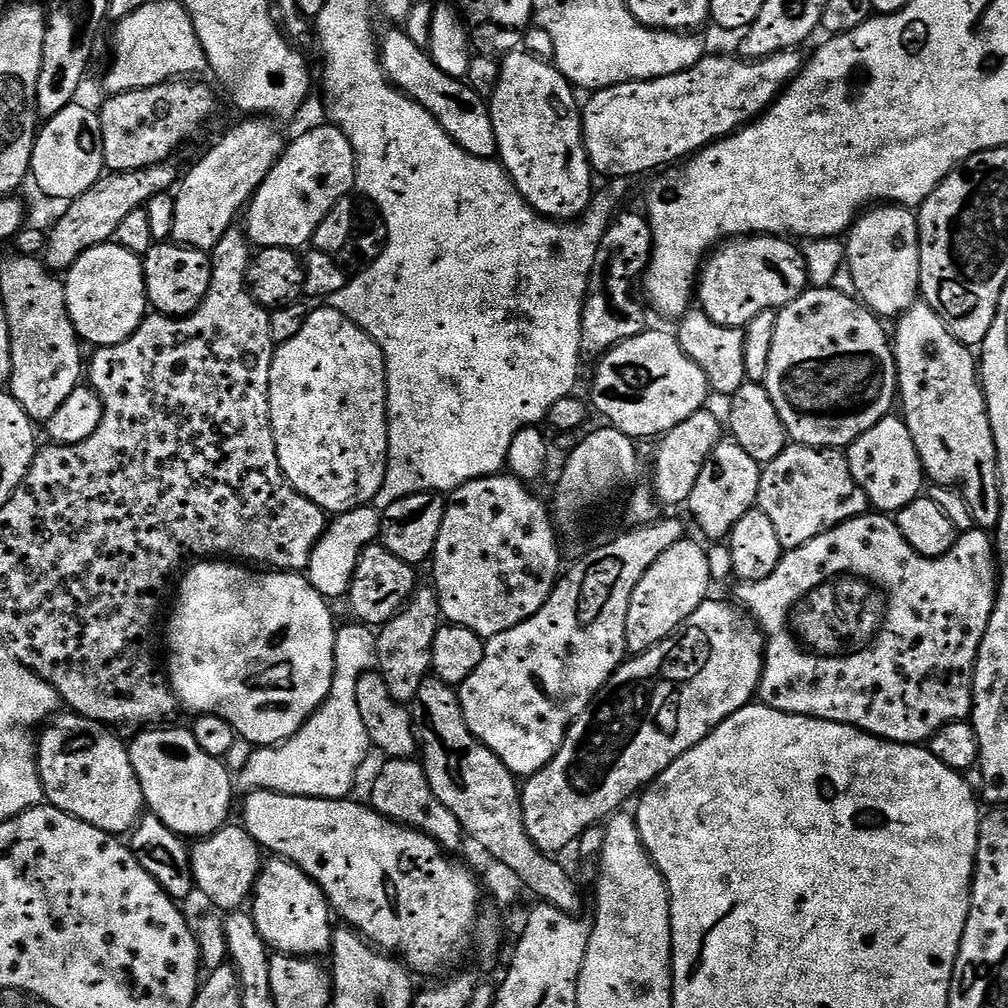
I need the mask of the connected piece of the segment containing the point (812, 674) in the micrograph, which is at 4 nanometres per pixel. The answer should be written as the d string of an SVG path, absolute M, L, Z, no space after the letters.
M865 514L856 516L818 538L806 542L806 546L785 551L778 562L778 570L770 578L762 578L754 583L739 583L736 596L739 603L750 613L764 634L764 673L758 689L759 703L774 710L782 710L791 716L813 716L819 720L829 720L839 724L849 724L860 728L882 740L893 740L895 744L923 745L931 740L939 728L955 720L968 720L972 714L972 671L976 669L976 655L990 614L996 605L996 585L998 583L998 561L994 551L994 540L987 531L965 532L957 539L956 545L944 556L919 556L902 538L895 519L888 514Z

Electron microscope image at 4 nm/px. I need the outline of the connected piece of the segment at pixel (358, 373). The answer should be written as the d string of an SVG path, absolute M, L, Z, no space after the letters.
M316 306L309 311L306 318L306 326L298 330L290 342L279 345L273 351L272 365L270 366L270 422L272 423L272 433L274 434L274 446L278 454L280 468L284 471L284 477L310 502L314 502L319 508L324 509L328 514L339 514L349 512L361 506L368 506L375 501L378 490L386 478L388 469L388 379L386 378L386 362L379 346L350 318L346 318L338 310L327 306Z

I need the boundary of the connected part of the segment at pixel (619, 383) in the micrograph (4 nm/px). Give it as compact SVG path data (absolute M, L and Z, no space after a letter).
M646 330L618 346L609 348L599 357L596 373L592 376L592 400L590 404L605 416L607 423L617 428L622 434L633 438L640 436L659 437L661 434L674 430L678 422L686 422L690 414L701 411L710 397L710 389L706 374L682 350L679 339L668 332L652 332Z

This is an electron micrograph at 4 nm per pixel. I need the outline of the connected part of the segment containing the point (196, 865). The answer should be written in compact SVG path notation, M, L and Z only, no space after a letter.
M232 822L212 836L197 839L191 845L190 855L195 891L201 892L214 907L221 908L216 910L227 914L243 909L249 903L256 890L256 880L260 877L262 849L243 826Z

